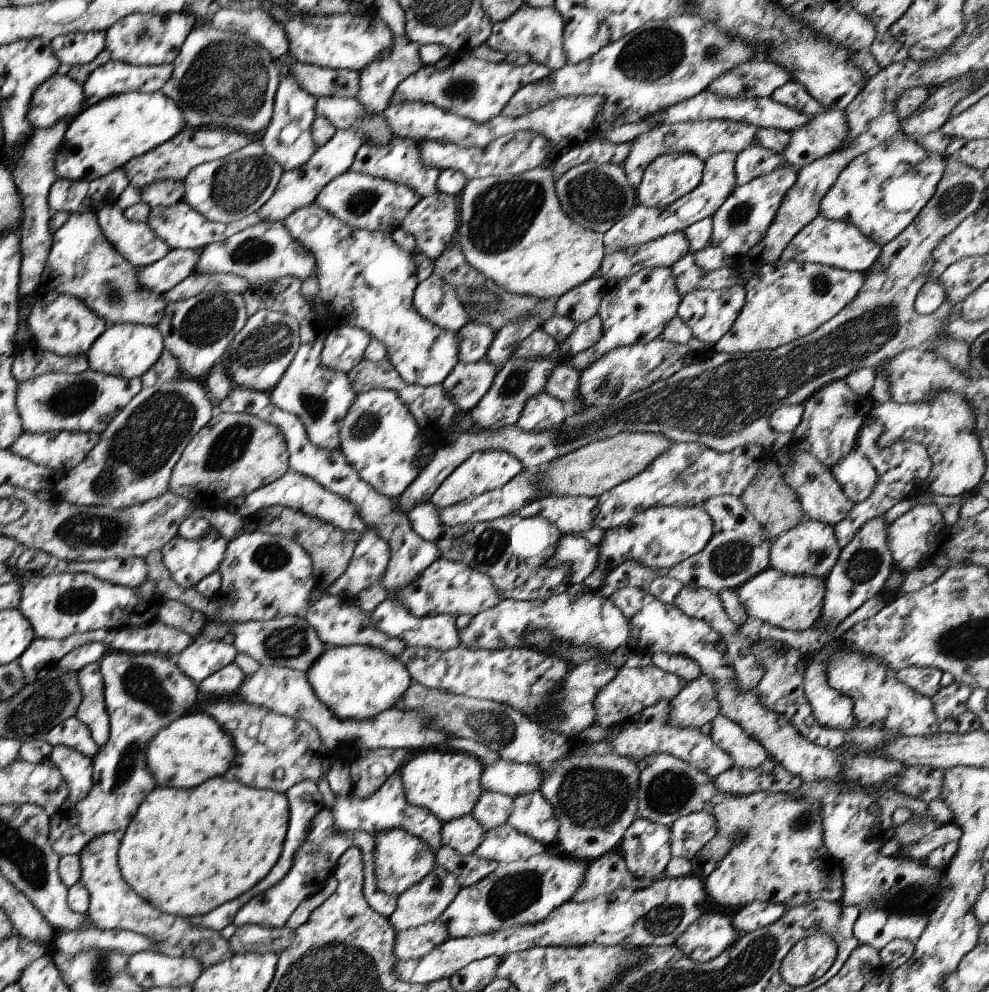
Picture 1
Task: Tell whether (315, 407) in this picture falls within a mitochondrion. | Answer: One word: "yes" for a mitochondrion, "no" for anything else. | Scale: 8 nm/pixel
yes

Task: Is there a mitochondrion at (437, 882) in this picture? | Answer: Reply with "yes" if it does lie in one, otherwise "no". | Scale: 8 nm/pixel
yes

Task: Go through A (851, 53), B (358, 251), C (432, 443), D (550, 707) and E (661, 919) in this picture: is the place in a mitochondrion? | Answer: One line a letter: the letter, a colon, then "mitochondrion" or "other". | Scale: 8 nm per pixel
A: other
B: other
C: other
D: other
E: mitochondrion

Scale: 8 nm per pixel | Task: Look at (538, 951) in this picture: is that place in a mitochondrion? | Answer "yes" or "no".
no

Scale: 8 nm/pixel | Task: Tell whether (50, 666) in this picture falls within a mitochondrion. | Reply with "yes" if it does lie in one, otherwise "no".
no

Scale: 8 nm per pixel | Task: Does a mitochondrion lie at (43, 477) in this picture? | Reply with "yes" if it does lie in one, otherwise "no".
no

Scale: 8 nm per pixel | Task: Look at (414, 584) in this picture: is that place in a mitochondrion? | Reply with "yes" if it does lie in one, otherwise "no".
no

